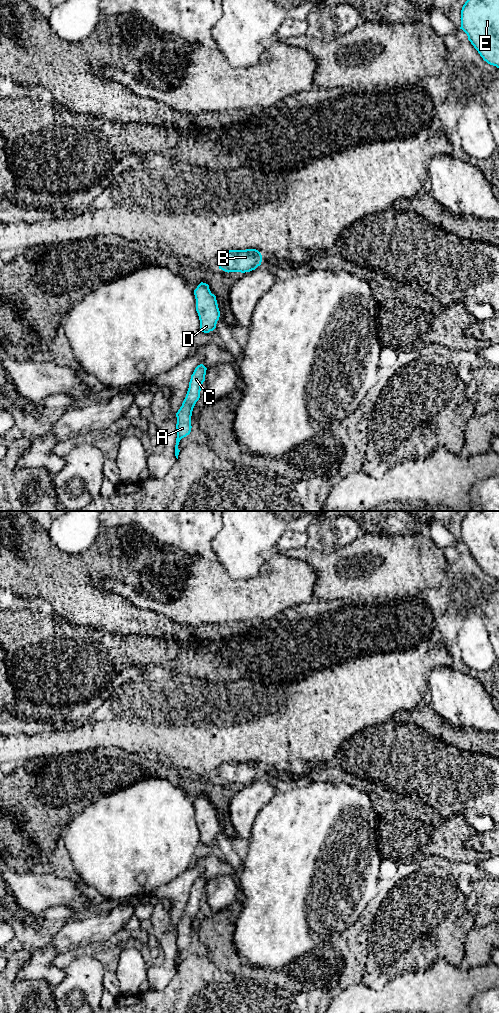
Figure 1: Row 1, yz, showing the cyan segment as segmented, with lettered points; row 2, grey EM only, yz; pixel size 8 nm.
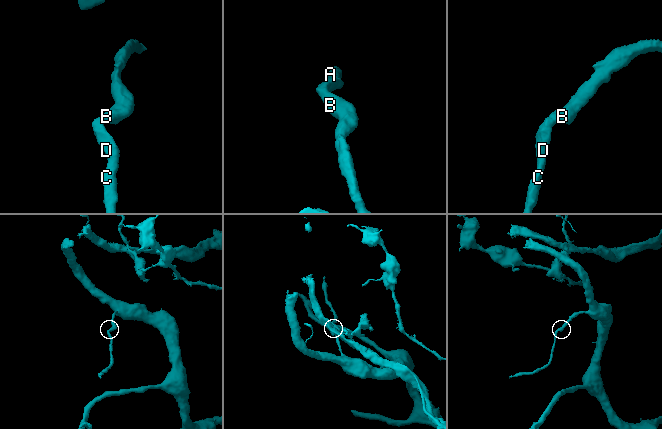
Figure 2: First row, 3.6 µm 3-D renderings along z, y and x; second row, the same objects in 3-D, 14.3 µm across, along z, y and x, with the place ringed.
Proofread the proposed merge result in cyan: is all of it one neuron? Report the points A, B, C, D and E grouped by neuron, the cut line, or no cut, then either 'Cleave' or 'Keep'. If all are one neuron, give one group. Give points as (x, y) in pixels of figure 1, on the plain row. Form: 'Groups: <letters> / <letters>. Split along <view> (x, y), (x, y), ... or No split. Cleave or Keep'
Groups: A B C D E. No split. Keep

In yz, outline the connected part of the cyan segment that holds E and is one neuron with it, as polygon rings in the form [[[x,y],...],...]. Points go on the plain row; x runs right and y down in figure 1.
[[[468,511],[461,522],[461,539],[488,576],[499,580],[499,511]]]

